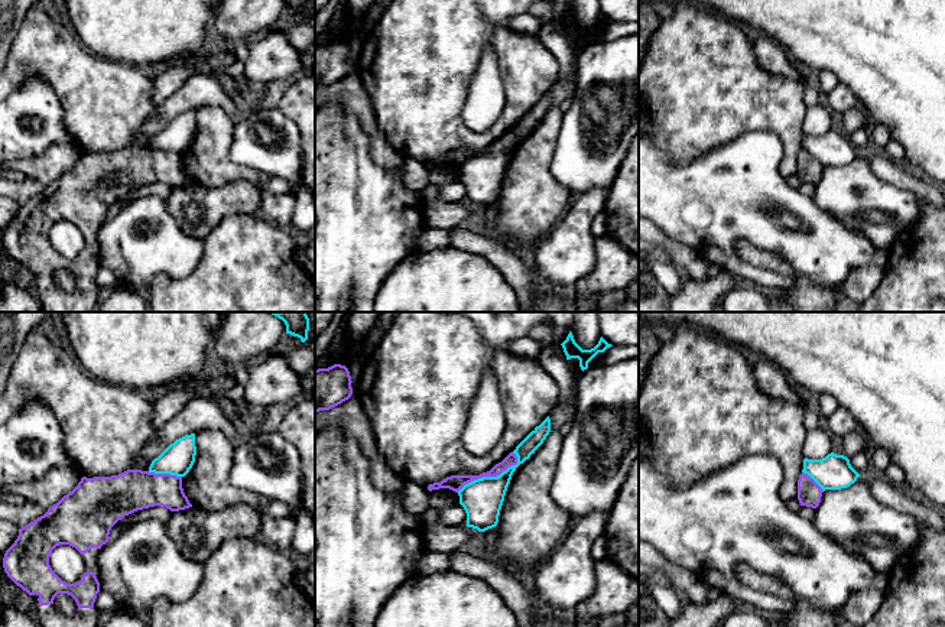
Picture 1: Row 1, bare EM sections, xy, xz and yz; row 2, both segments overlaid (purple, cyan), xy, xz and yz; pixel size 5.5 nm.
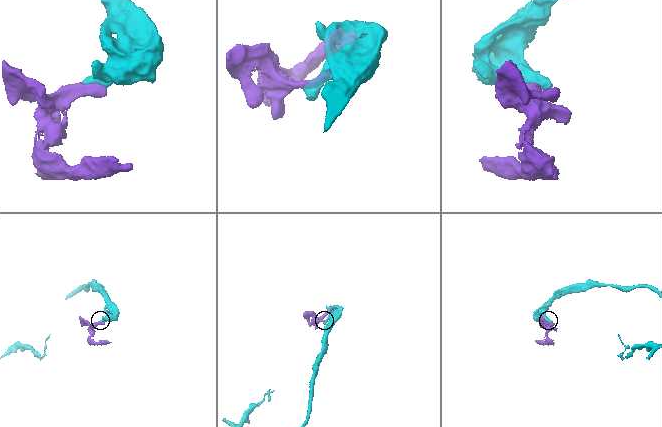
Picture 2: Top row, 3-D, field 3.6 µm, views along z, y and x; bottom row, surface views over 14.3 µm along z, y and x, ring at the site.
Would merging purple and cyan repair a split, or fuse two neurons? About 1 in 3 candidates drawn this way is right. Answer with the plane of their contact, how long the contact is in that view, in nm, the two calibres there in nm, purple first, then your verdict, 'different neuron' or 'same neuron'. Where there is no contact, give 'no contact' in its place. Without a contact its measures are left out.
meets purple in xz; contact 400 nm long; 90 nm thick on the purple side, 220 nm on the other; different neuron

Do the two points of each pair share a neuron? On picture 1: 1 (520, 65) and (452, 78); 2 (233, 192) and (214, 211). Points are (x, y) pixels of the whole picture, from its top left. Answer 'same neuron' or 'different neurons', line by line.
1: same neuron
2: same neuron

